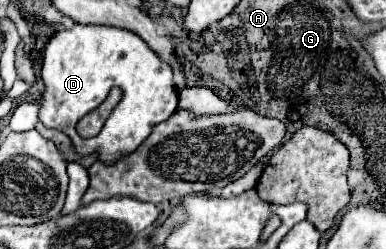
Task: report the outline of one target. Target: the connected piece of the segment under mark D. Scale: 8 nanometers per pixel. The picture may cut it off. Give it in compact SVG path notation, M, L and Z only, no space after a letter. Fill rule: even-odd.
M74 24L74 28L70 28L70 30L60 30L46 44L40 78L44 82L44 92L42 92L42 98L38 100L38 104L40 104L38 118L44 122L46 128L64 132L72 140L72 146L80 156L96 154L98 162L104 162L104 164L112 164L112 162L128 156L130 152L134 152L148 138L152 128L160 122L166 122L176 112L176 106L178 106L178 92L172 86L172 68L166 62L160 62L156 52L152 52L148 48L148 44L144 44L142 38L138 38L136 34L122 30L122 28ZM114 86L118 86L122 90L122 98L110 112L100 134L94 138L80 138L76 132L76 122L82 116L86 116L90 110L100 106Z

